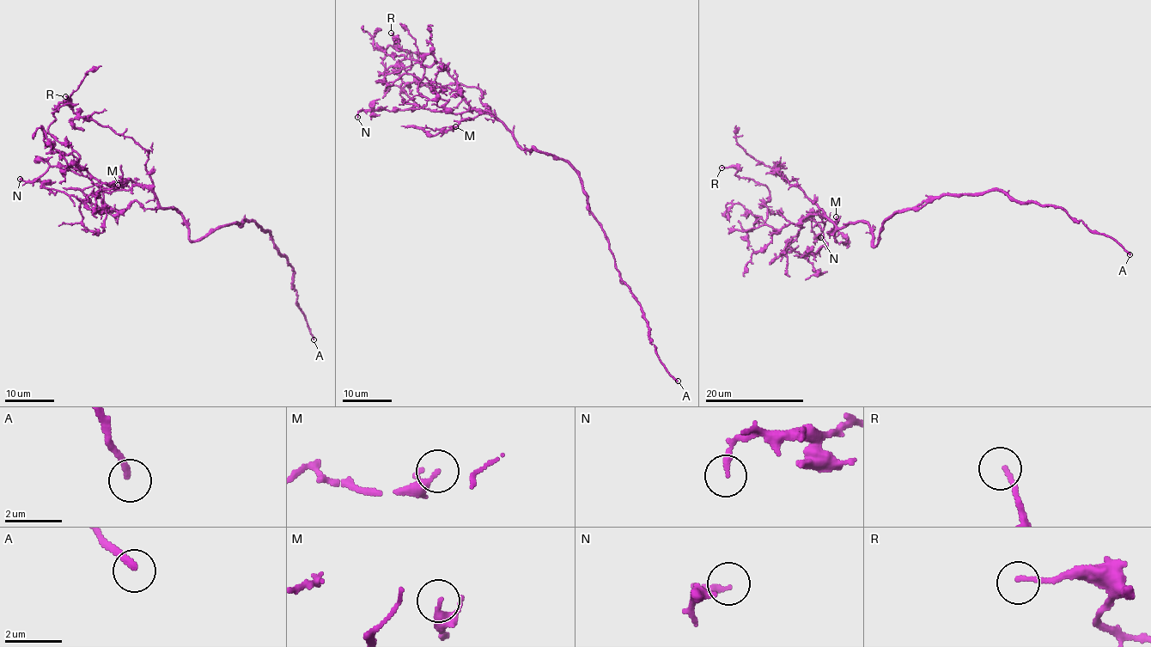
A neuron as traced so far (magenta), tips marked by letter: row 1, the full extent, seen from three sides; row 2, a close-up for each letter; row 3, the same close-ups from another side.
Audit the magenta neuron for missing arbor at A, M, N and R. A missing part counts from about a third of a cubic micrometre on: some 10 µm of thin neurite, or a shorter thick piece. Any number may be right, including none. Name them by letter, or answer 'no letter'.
A

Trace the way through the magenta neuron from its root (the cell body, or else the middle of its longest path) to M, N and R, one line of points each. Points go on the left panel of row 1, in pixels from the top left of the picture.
M: (198, 239), (189, 238), (189, 223), (175, 209), (143, 209), (132, 200), (111, 211), (82, 191), (118, 185)
N: (198, 239), (149, 187), (102, 192), (64, 166), (20, 179)
R: (198, 239), (149, 187), (128, 179), (100, 182), (48, 131), (65, 96)

